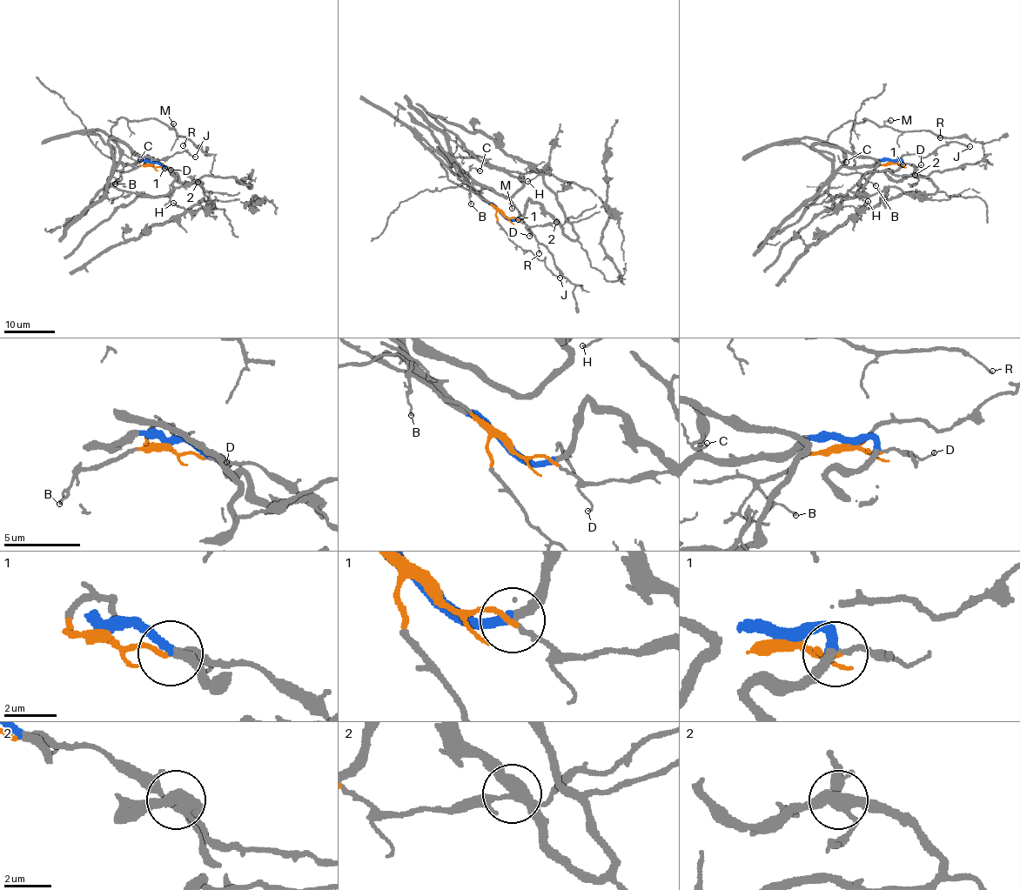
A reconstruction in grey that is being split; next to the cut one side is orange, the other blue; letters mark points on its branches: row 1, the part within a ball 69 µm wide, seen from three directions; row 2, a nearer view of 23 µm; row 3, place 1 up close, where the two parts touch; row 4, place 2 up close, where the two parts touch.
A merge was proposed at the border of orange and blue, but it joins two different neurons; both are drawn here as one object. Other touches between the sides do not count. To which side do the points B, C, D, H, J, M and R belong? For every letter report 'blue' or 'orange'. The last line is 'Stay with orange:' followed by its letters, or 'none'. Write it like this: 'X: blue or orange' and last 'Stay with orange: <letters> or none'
B: orange
C: blue
D: orange
H: blue
J: orange
M: blue
R: blue
Stay with orange: B, D, J

